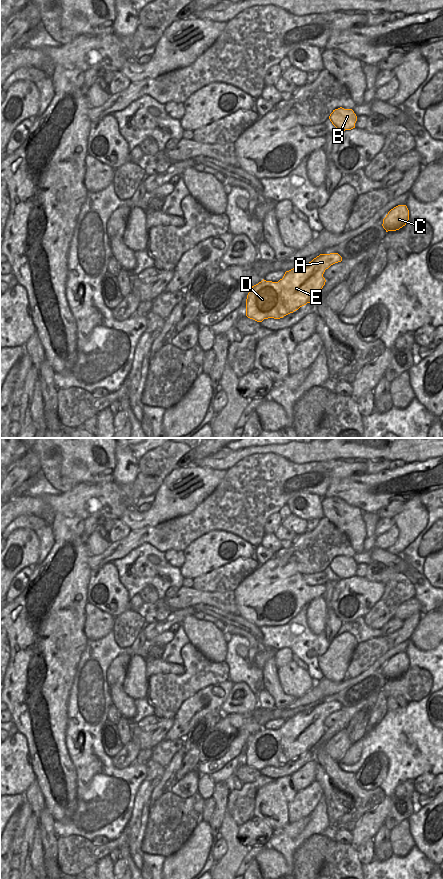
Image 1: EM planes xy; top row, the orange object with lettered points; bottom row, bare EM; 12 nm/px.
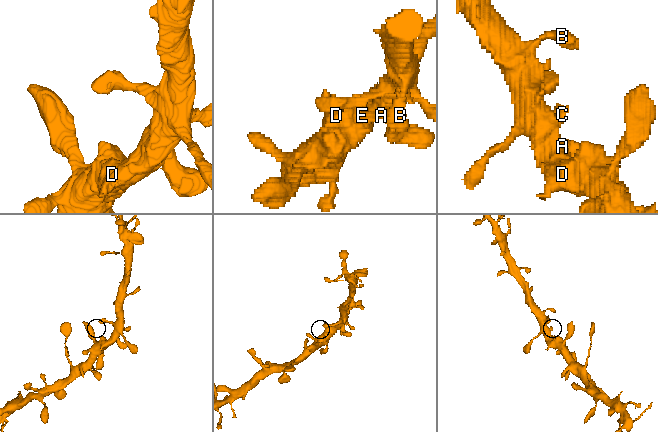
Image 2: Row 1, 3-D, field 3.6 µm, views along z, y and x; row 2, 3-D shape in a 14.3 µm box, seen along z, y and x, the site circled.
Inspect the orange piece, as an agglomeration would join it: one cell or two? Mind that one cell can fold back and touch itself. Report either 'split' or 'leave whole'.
leave whole

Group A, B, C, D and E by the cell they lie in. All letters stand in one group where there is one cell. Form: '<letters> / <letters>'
A B C D E

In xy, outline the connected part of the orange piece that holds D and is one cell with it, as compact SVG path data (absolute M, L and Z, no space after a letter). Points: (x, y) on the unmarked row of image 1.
M338 701L320 702L311 710L286 719L278 730L263 727L247 743L246 764L262 770L293 761L314 747L325 733L325 718L341 709Z

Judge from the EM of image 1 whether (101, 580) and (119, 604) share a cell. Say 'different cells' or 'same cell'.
same cell

